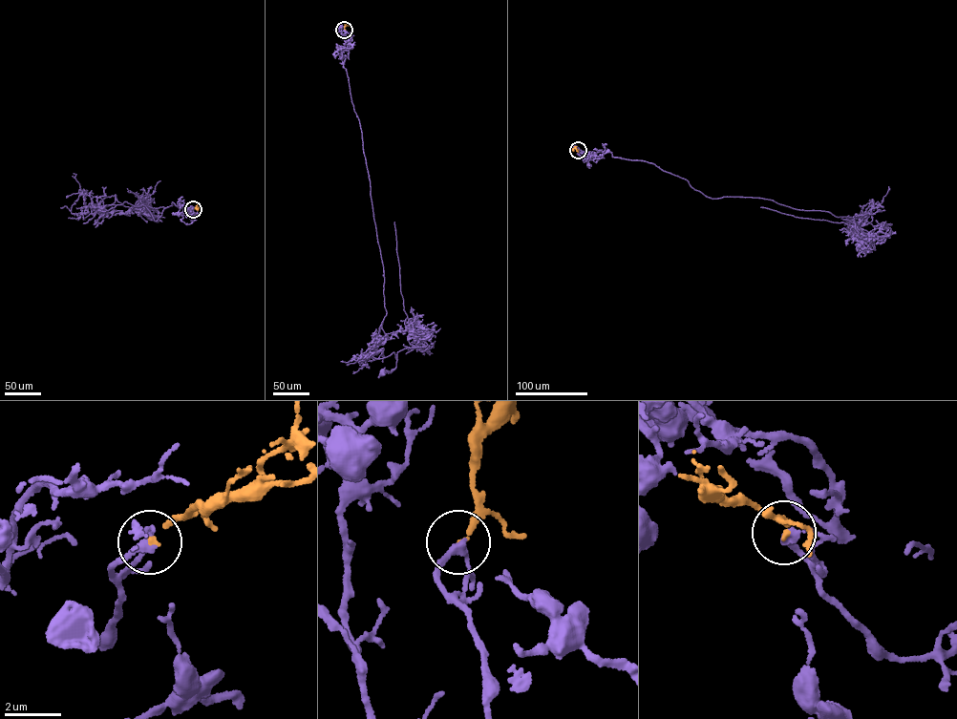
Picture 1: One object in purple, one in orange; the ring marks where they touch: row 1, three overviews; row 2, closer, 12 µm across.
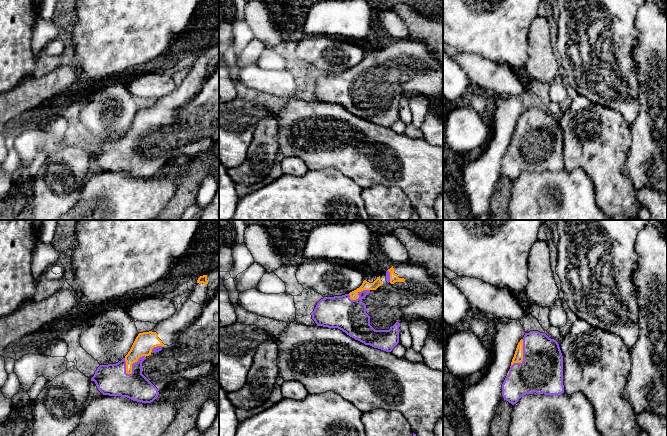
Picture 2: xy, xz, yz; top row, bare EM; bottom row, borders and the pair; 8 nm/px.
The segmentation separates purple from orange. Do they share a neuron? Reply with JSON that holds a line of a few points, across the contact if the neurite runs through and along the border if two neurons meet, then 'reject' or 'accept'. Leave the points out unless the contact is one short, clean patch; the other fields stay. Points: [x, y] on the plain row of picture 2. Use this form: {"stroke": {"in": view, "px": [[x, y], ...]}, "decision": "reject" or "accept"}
{"decision": "accept"}

